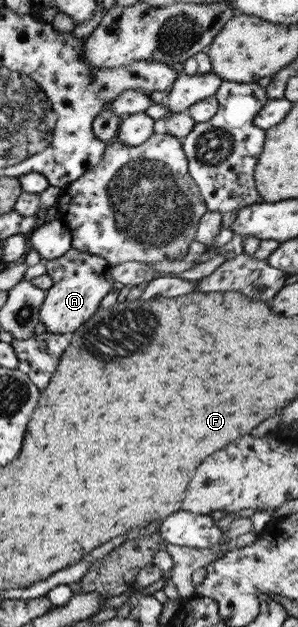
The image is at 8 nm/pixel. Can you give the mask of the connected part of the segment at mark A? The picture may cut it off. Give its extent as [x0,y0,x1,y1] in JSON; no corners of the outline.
[39,248,115,335]

